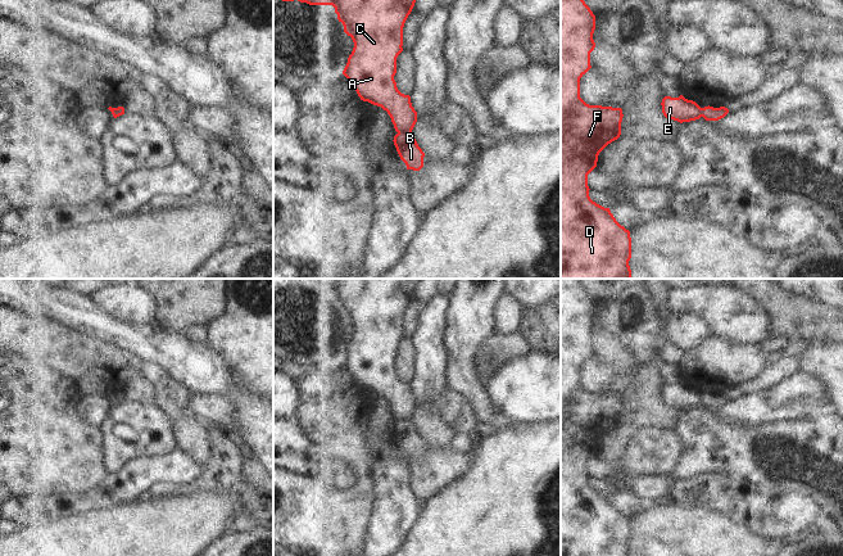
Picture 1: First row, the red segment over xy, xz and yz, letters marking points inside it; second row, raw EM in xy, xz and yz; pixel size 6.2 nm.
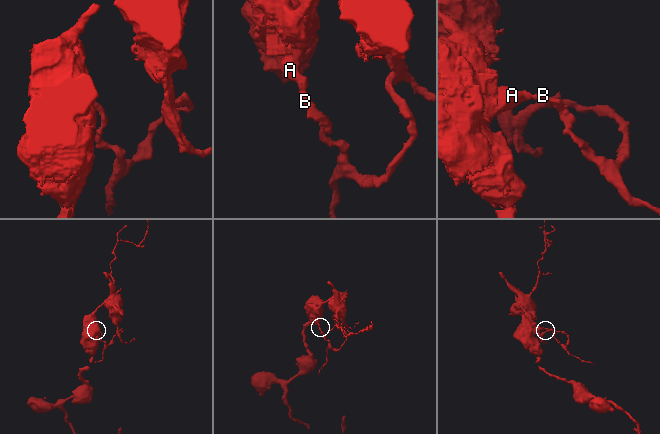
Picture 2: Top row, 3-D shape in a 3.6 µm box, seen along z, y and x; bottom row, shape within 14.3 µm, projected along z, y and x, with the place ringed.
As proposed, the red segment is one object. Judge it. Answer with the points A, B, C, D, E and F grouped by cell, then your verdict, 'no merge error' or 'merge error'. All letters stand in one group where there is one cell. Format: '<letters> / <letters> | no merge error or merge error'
A C D E F / B | merge error

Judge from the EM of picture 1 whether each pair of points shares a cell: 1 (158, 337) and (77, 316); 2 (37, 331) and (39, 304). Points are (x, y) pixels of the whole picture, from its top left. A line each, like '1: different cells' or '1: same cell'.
1: same cell
2: different cells

